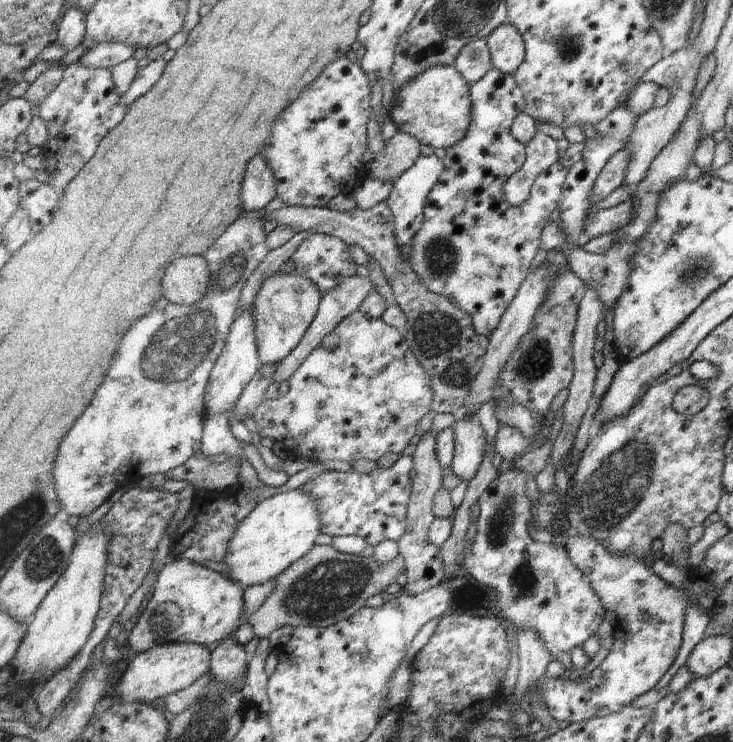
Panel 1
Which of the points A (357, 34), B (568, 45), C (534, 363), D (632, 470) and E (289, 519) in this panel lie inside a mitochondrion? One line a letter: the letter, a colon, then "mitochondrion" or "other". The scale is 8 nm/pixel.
A: other
B: mitochondrion
C: mitochondrion
D: mitochondrion
E: other

